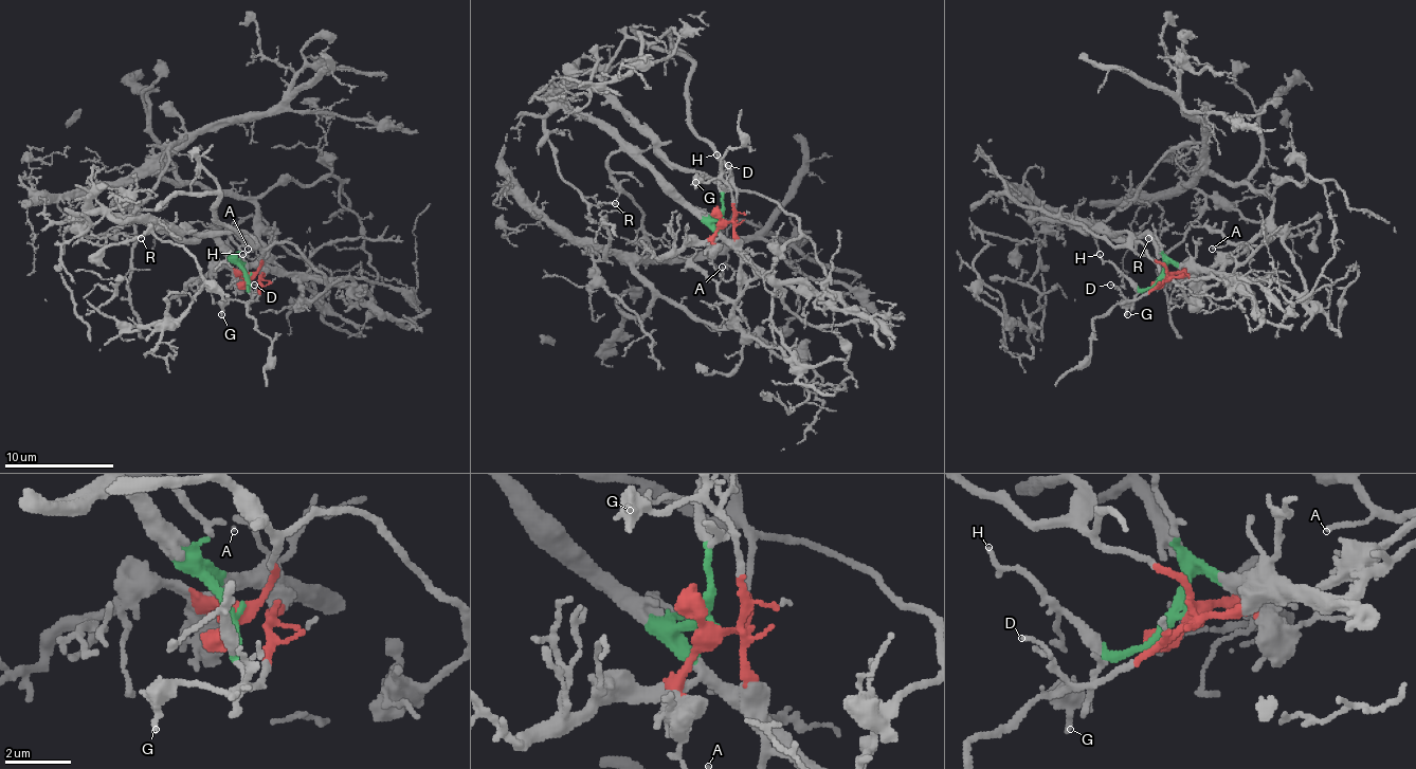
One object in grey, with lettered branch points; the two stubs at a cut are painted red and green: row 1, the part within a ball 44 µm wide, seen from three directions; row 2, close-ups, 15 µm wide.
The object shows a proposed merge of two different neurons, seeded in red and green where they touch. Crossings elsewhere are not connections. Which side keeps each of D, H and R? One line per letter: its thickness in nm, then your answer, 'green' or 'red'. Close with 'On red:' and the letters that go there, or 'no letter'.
D: 110 nm | red
H: 150 nm | green
R: 150 nm | green
On red: D

